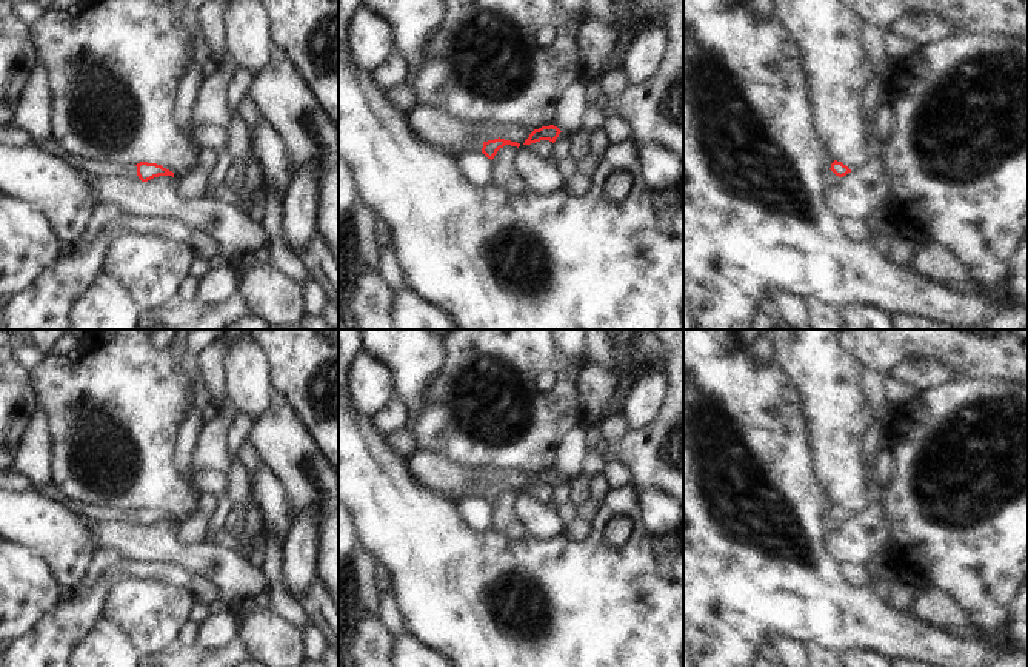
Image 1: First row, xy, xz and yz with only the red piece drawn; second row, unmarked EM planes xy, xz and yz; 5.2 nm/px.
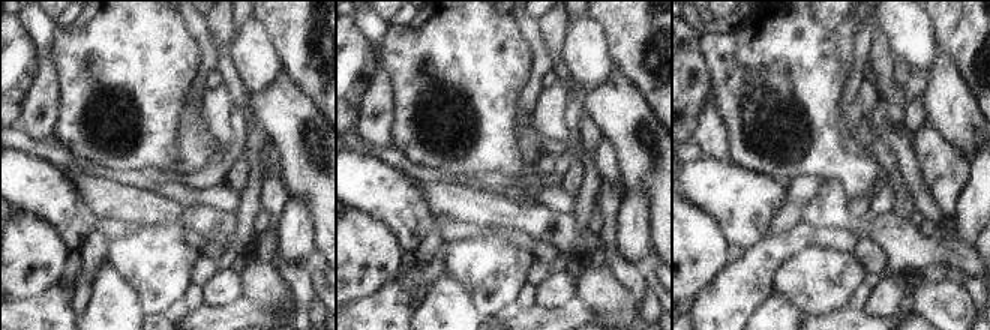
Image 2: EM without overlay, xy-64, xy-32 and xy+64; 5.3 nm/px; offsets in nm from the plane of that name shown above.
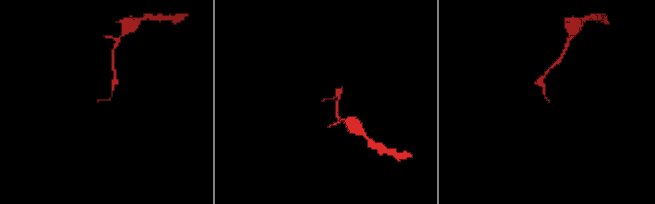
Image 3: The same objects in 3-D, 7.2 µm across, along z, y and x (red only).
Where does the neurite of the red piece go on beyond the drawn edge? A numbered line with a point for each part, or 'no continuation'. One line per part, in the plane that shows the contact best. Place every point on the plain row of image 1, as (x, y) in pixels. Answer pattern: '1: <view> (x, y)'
no continuation

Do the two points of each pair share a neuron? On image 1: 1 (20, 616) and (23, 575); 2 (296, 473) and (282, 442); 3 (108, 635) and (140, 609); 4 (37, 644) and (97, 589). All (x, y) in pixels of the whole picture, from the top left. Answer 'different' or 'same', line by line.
1: same
2: same
3: different
4: same

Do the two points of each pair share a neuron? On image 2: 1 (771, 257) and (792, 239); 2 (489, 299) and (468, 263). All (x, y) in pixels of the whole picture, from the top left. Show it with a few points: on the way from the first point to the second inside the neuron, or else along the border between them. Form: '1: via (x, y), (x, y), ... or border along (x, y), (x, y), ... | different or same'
1: via (776, 252), (788, 243) | same
2: via (489, 290), (489, 284), (477, 272) | same

